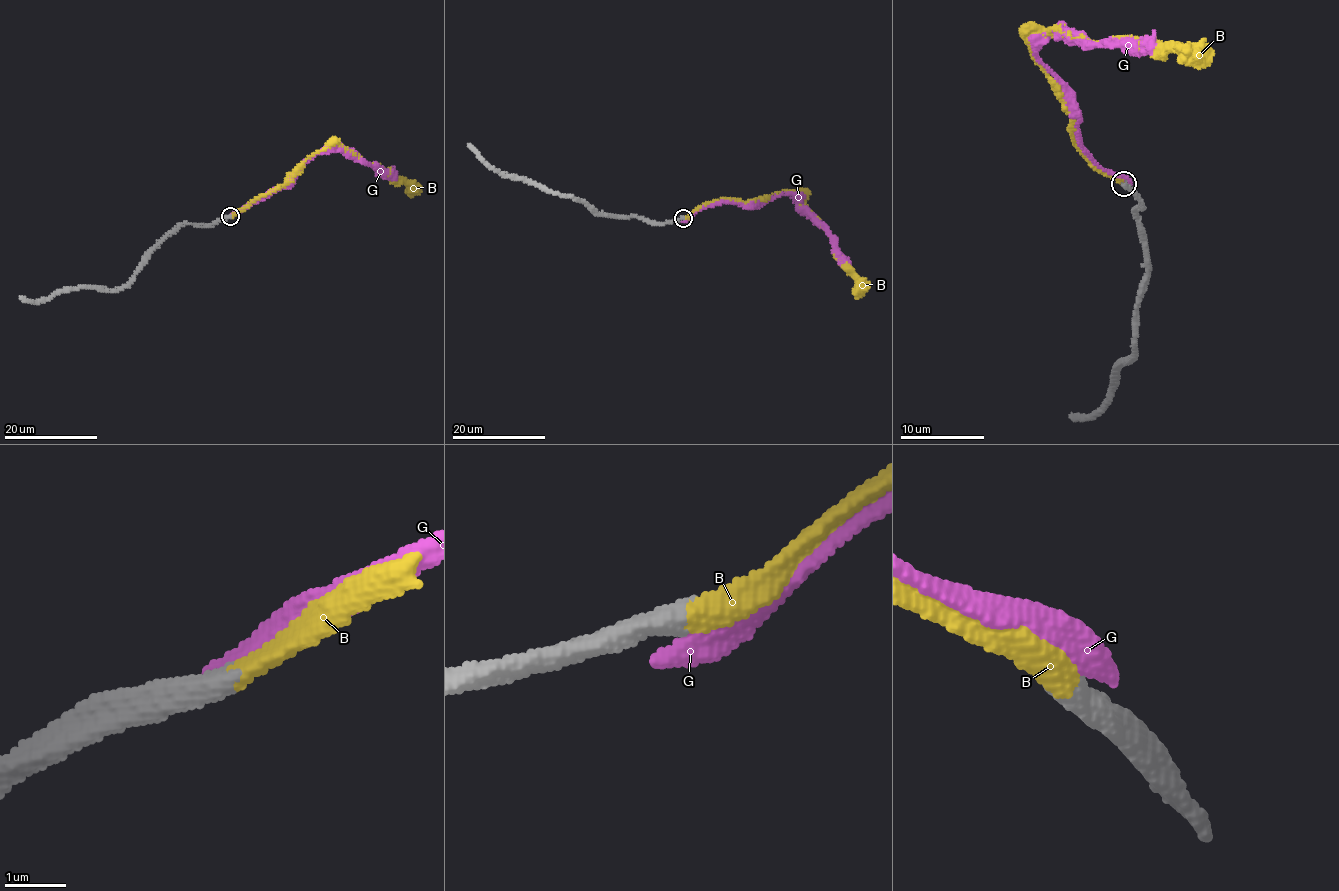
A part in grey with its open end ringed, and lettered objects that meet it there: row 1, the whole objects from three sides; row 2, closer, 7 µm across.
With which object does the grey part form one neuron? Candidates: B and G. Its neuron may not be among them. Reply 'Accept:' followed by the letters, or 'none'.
Accept: B

